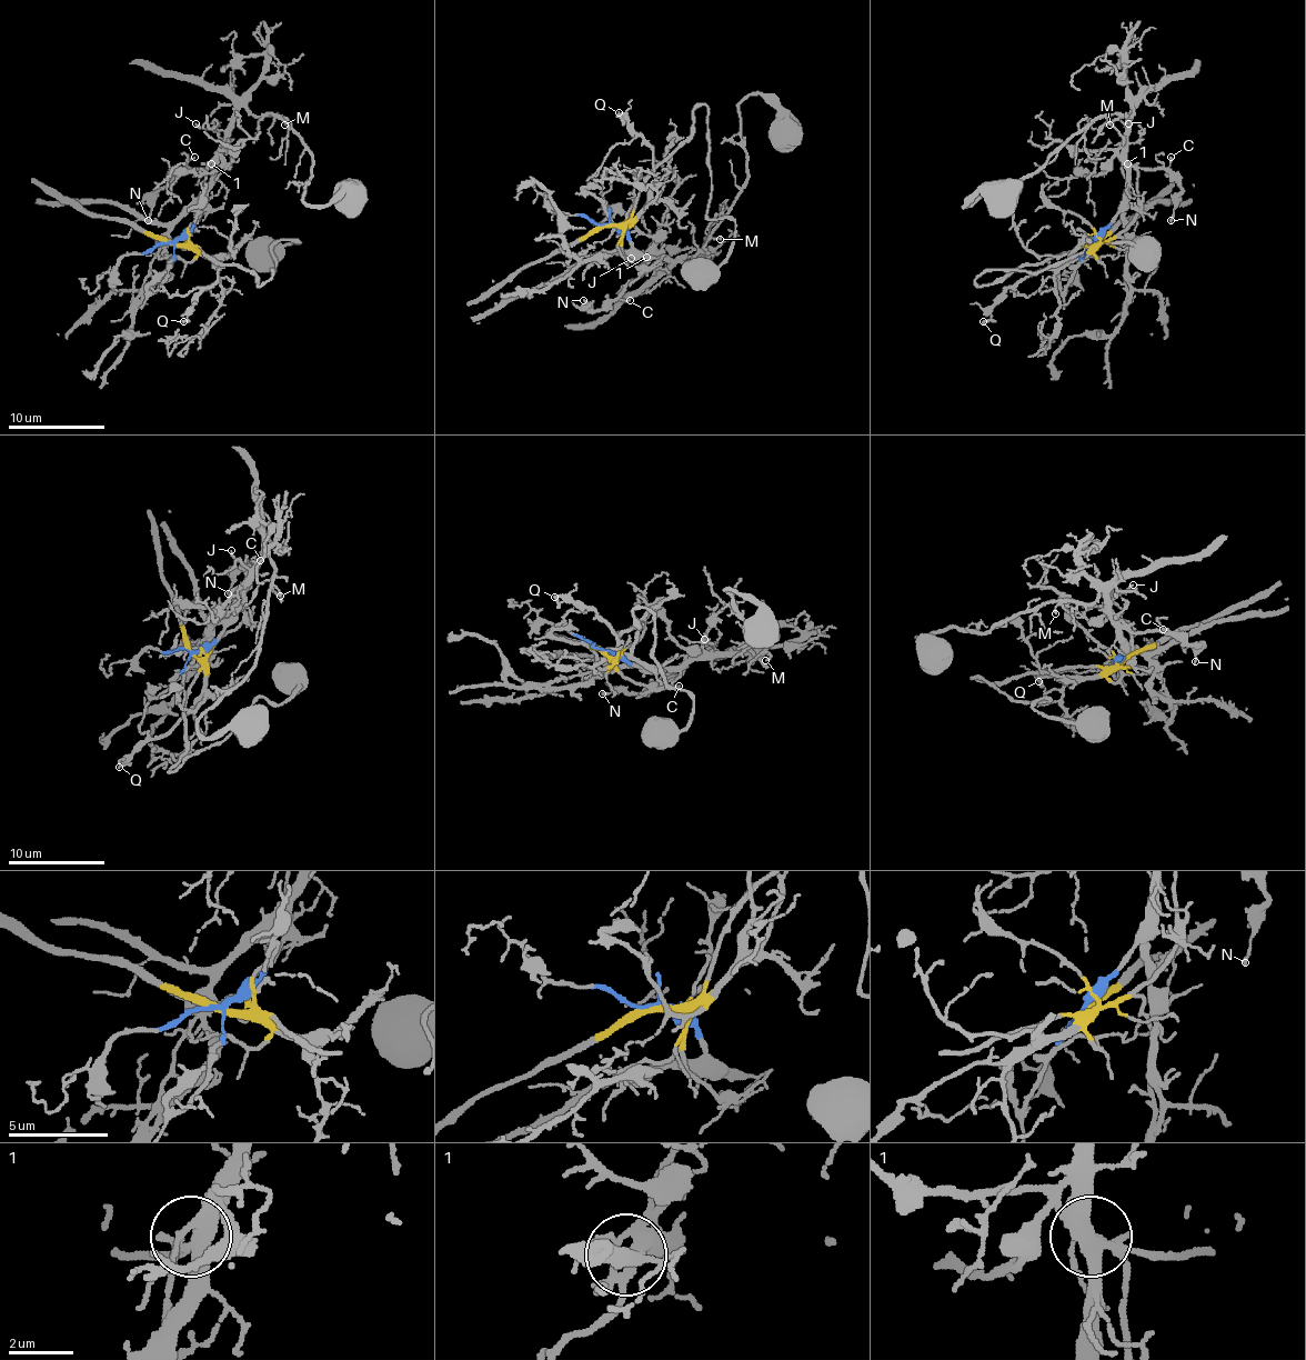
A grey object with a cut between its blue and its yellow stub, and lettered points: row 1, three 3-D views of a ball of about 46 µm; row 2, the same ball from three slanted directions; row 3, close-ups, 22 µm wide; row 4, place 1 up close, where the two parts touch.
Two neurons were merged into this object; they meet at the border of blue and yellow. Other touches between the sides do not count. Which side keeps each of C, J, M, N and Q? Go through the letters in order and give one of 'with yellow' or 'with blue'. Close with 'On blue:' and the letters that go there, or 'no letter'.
C: with blue
J: with blue
M: with blue
N: with blue
Q: with yellow
On blue: C, J, M, N

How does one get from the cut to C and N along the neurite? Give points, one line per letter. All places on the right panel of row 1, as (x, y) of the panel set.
C: (1096, 242), (1129, 182), (1129, 168), (1168, 168), (1171, 157)
N: (1096, 242), (1129, 182), (1132, 166), (1163, 168), (1179, 188), (1171, 221)

